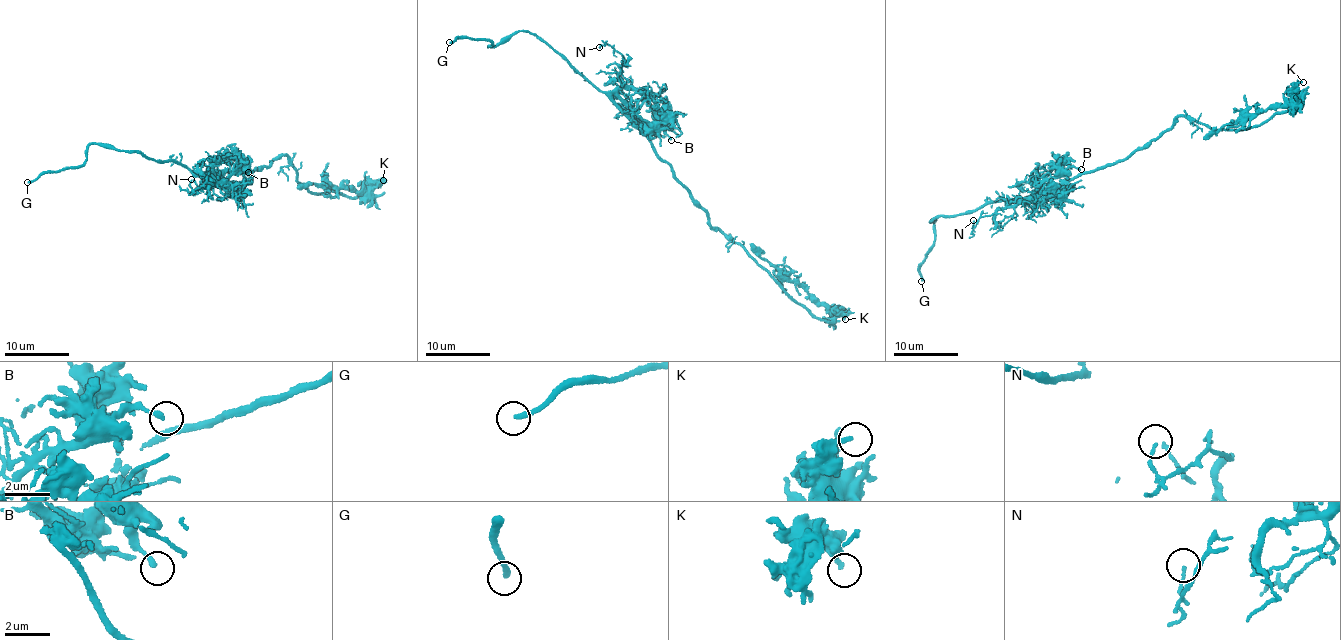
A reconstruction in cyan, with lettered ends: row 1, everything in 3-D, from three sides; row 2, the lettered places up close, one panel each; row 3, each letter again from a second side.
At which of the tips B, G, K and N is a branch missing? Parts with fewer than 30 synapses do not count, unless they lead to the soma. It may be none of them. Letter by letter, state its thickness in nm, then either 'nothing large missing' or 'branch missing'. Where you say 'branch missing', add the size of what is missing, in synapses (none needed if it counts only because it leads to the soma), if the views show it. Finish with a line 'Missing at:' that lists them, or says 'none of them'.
B: 200 nm | nothing large missing
G: 240 nm | branch missing
K: 220 nm | nothing large missing
N: 110 nm | nothing large missing
Missing at: G

